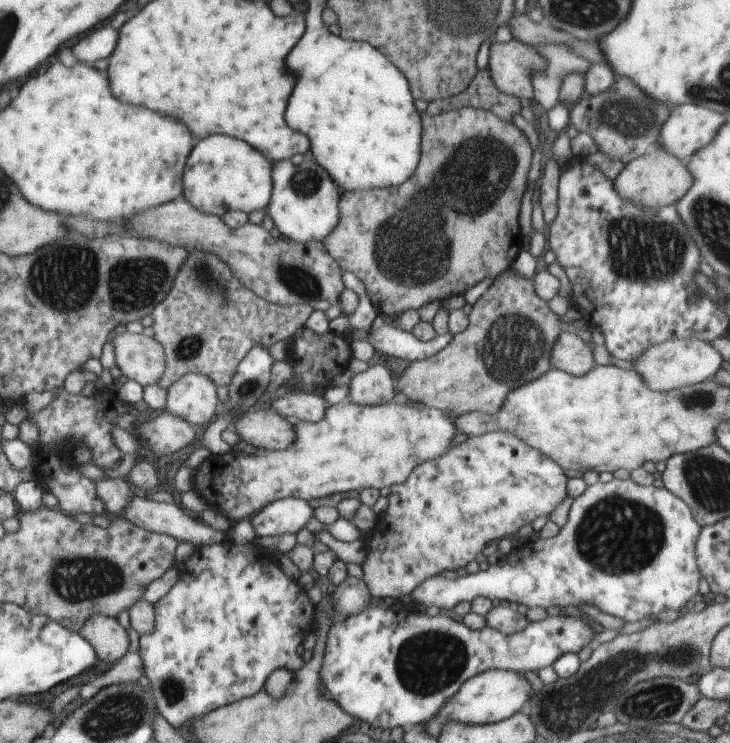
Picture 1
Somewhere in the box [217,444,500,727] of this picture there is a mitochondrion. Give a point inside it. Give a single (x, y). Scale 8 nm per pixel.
(430, 660)

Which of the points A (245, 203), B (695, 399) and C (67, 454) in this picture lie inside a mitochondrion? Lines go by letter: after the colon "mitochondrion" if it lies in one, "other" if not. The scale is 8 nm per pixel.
A: other
B: mitochondrion
C: other

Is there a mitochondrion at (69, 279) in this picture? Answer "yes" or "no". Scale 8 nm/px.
yes

